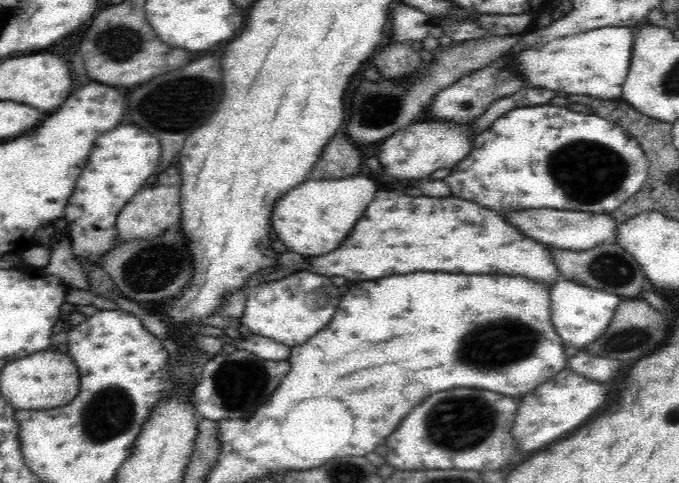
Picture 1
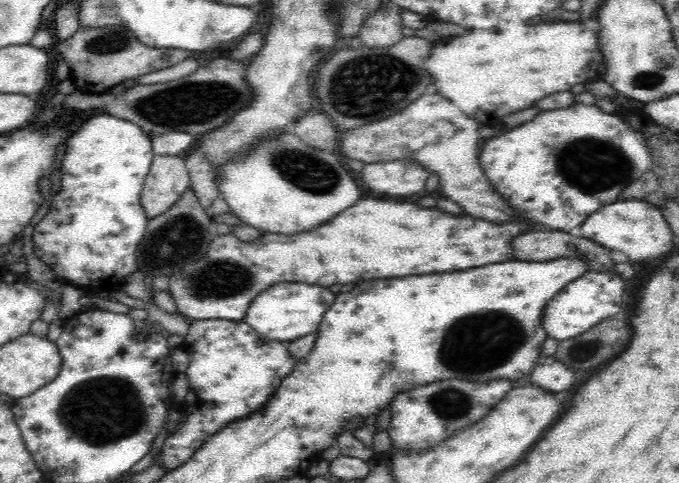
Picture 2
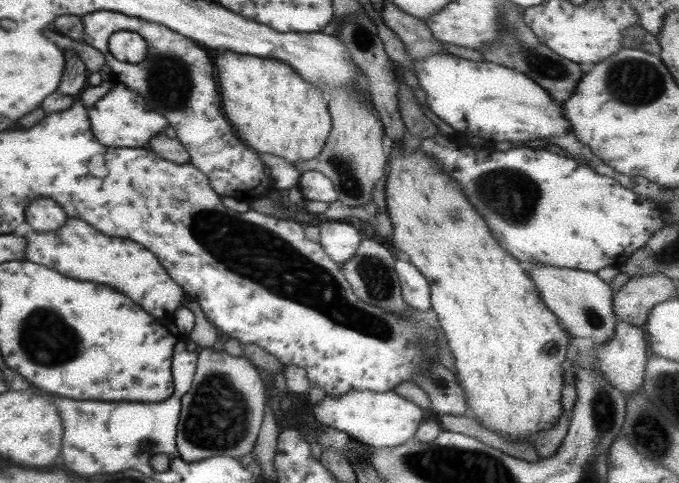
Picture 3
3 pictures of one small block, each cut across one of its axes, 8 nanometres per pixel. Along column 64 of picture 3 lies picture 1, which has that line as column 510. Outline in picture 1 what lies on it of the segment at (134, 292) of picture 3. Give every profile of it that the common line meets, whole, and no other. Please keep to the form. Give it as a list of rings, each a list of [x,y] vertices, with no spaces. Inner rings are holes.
[[[382,190],[368,206],[366,216],[354,226],[346,242],[326,254],[305,258],[310,272],[322,276],[344,276],[346,280],[386,278],[410,272],[464,272],[464,274],[508,274],[553,285],[561,279],[544,244],[522,236],[500,214],[458,197],[404,196]]]

